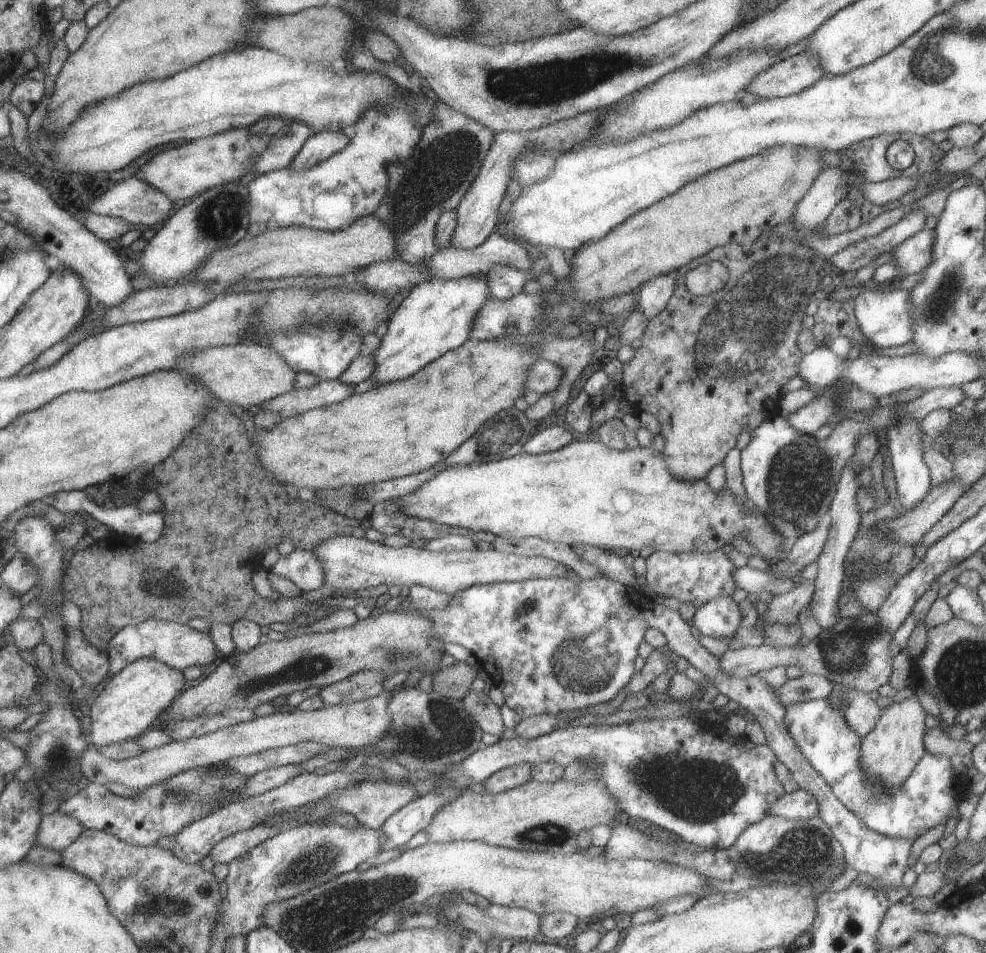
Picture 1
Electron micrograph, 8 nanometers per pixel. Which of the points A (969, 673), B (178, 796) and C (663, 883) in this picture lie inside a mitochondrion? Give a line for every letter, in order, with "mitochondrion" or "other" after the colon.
A: mitochondrion
B: mitochondrion
C: other

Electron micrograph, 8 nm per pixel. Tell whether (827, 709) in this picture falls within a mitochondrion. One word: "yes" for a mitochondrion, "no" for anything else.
no

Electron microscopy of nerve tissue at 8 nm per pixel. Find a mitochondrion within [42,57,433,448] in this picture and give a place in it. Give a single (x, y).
(219, 218)

